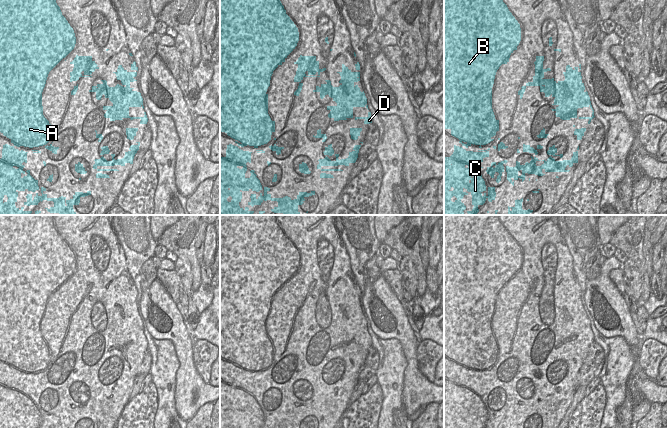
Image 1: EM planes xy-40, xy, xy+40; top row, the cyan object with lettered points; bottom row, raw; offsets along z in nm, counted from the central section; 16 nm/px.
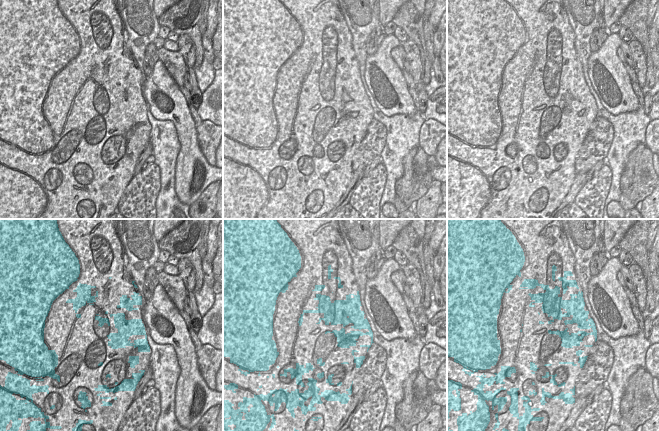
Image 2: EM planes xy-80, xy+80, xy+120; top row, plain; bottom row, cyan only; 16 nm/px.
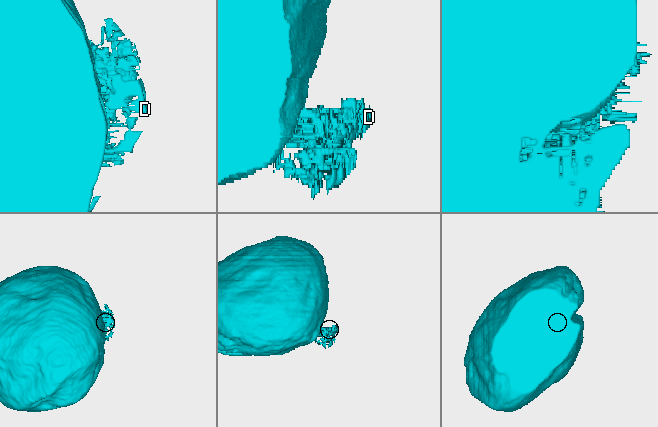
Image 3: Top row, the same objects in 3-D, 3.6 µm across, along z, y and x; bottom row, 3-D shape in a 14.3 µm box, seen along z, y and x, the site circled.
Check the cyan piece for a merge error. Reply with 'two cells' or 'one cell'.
one cell

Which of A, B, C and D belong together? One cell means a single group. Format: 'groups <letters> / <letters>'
groups A B C D

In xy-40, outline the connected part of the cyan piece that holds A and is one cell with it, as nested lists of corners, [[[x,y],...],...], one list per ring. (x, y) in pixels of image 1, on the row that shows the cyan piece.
[[[0,0],[0,132],[11,140],[13,146],[3,145],[2,158],[0,159],[0,215],[28,215],[32,211],[24,211],[24,207],[20,209],[15,206],[17,202],[18,192],[28,191],[35,192],[41,190],[42,195],[33,198],[32,194],[27,194],[27,201],[24,205],[38,205],[43,200],[53,201],[54,206],[45,208],[50,213],[58,213],[59,215],[76,215],[73,209],[74,205],[79,205],[80,198],[91,195],[91,191],[75,192],[73,198],[67,200],[66,197],[48,198],[43,192],[46,188],[38,186],[38,180],[30,175],[30,170],[26,172],[22,163],[27,163],[27,153],[23,150],[19,151],[14,147],[39,147],[45,146],[52,153],[57,154],[59,147],[54,147],[52,140],[48,135],[49,132],[54,133],[55,128],[51,128],[51,124],[43,115],[42,92],[46,84],[49,72],[65,58],[75,47],[76,37],[73,28],[70,26],[66,18],[62,15],[60,7],[56,0]]]

